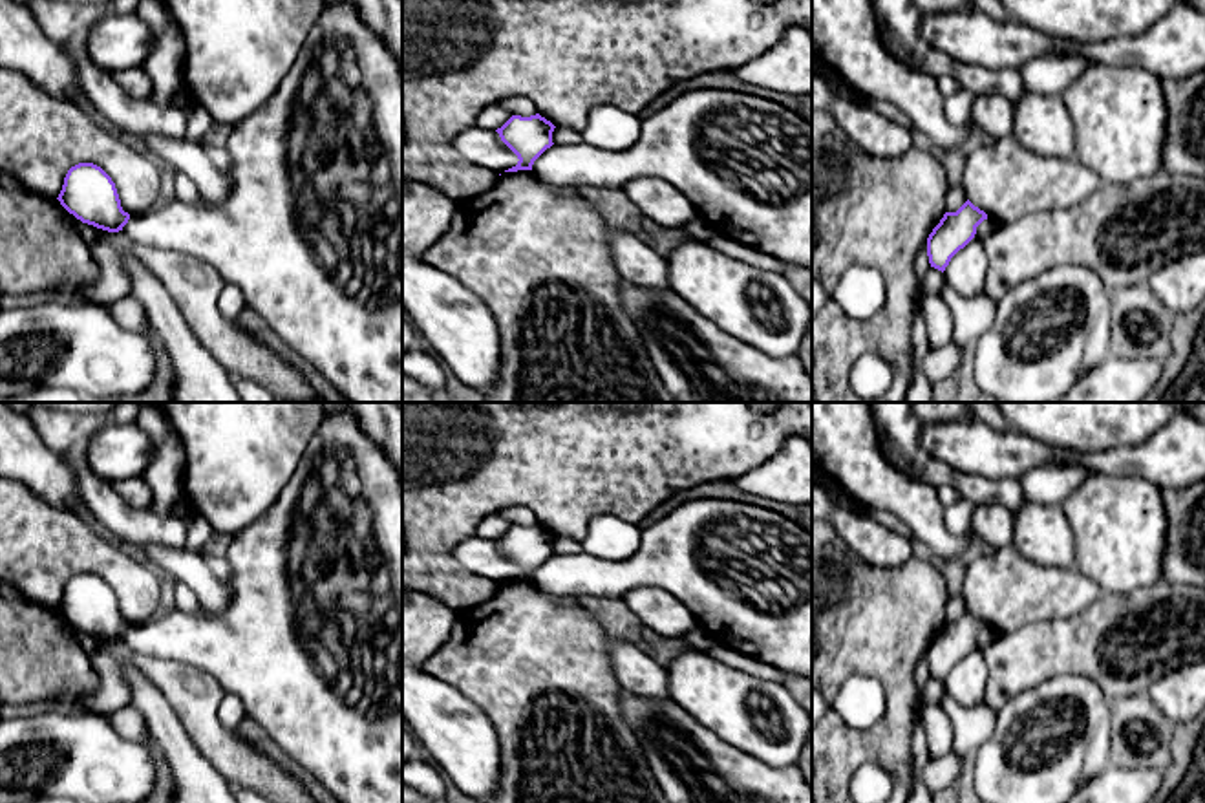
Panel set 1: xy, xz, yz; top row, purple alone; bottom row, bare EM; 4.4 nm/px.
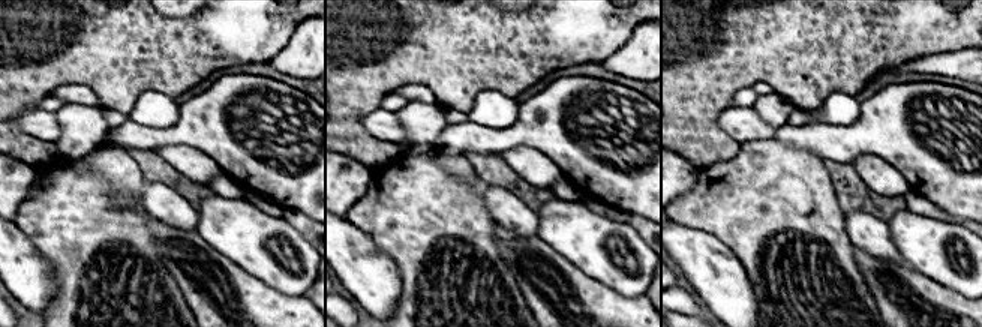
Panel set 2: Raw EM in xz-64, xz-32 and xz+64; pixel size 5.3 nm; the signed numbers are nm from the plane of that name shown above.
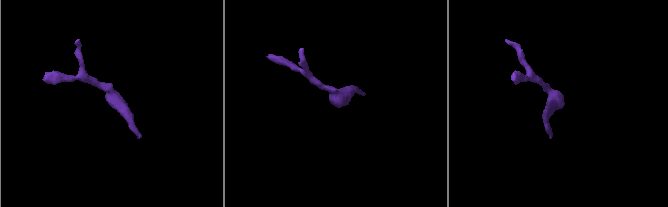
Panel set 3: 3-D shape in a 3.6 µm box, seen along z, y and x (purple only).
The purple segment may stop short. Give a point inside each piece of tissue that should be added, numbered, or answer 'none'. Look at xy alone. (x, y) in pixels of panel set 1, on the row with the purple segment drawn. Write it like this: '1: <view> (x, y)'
none

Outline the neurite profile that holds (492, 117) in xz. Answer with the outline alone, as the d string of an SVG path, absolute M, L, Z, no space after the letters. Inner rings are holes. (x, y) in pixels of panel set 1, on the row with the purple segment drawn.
M497 104L486 106L475 121L475 126L479 128L488 128L488 130L497 130L501 128L512 115L499 108Z

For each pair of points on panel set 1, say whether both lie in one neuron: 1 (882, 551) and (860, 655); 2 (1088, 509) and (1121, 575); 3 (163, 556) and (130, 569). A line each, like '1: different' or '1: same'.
1: different
2: same
3: different

